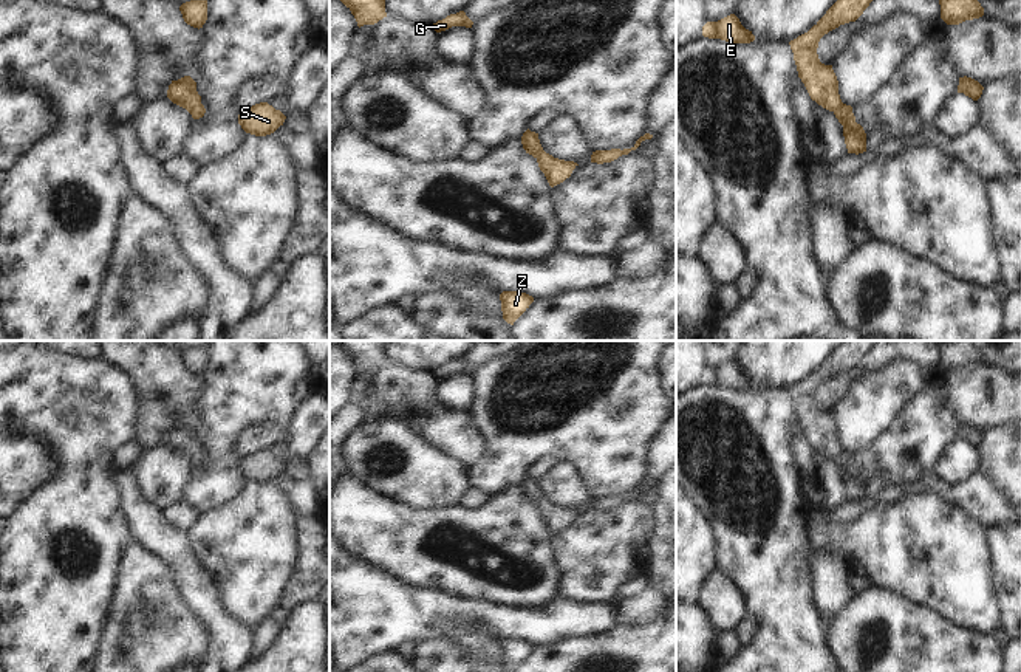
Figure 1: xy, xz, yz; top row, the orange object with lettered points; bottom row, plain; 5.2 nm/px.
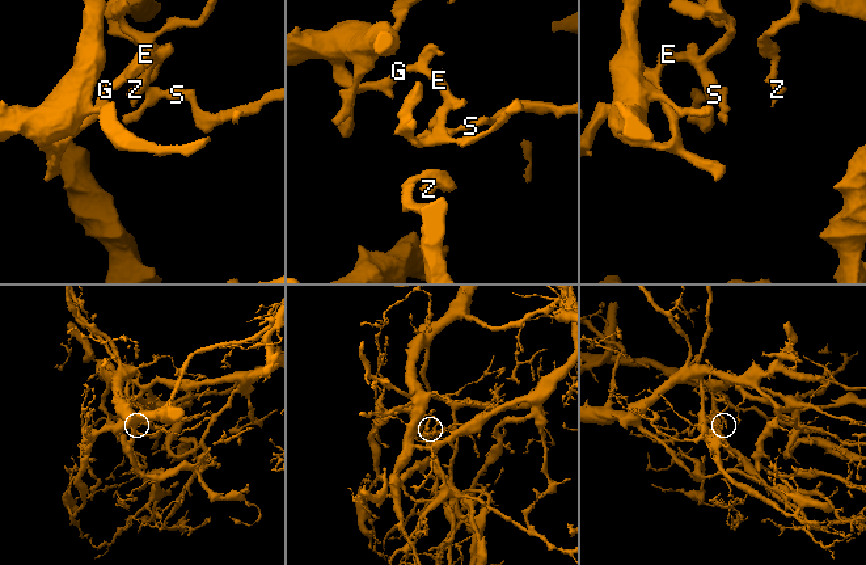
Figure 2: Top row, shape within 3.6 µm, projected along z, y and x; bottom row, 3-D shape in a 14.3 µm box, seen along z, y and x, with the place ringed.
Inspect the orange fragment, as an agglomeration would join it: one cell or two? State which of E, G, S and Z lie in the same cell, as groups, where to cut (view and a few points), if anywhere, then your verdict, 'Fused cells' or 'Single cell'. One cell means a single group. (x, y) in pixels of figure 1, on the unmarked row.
Groups: E G S Z. No split. Single cell.

